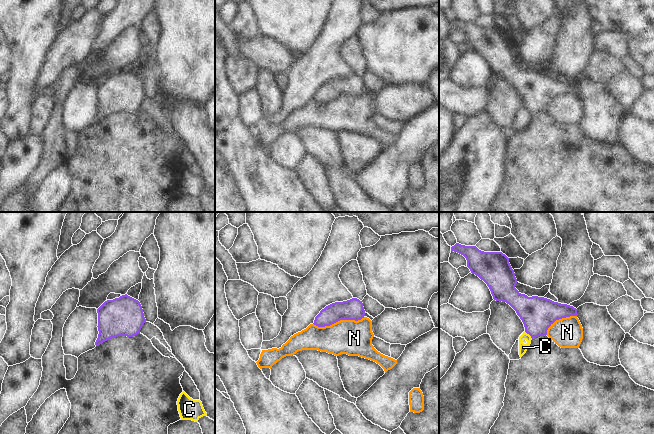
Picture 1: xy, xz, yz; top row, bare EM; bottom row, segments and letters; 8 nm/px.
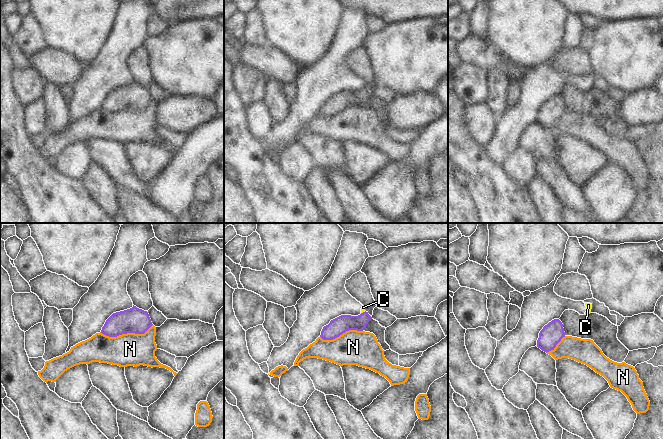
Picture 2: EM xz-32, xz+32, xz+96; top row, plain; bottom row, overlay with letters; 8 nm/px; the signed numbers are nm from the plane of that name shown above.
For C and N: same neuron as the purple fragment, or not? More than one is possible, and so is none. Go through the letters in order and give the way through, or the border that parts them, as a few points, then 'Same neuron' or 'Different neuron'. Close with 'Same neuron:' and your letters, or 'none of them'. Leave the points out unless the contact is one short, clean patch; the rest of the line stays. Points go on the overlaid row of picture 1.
C: Boundary: yz (525, 331), (532, 338). Different neuron
N: Different neuron
Same neuron: none of them.

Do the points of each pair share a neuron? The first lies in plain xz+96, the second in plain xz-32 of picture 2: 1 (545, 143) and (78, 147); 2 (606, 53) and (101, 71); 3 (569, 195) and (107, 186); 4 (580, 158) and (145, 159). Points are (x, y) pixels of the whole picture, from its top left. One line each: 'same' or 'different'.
1: different
2: different
3: different
4: same

